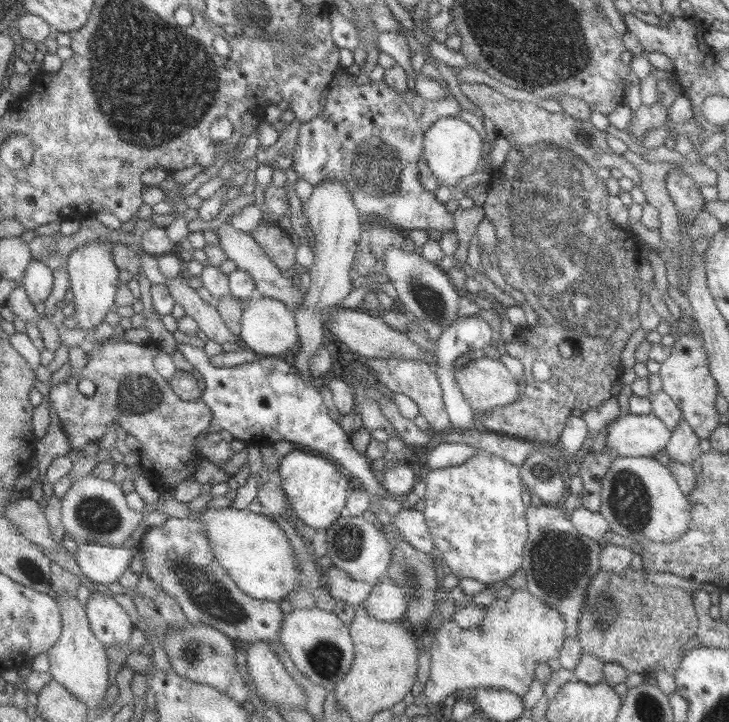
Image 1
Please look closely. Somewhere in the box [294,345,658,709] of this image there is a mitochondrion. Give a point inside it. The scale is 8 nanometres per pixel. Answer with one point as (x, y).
(629, 503)

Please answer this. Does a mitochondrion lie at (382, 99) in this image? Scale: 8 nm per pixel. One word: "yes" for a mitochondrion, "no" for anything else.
no

